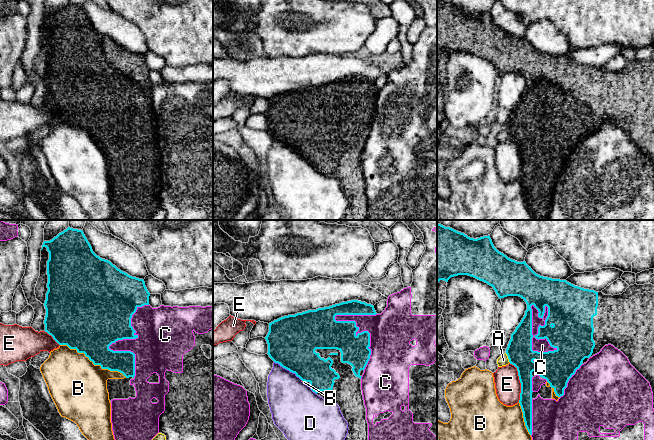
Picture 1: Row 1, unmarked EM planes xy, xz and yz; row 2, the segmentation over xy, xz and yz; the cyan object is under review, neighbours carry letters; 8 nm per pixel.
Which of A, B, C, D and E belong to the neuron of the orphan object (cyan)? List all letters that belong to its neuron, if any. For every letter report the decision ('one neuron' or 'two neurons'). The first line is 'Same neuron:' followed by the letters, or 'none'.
Same neuron: none
A: two neurons
B: two neurons
C: two neurons
D: two neurons
E: two neurons

